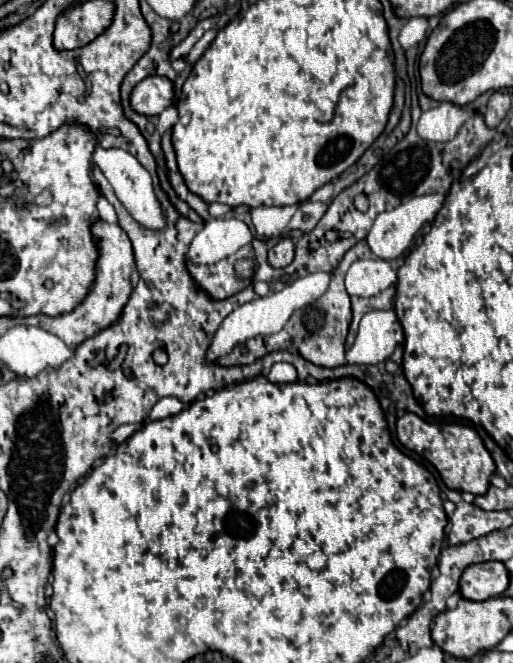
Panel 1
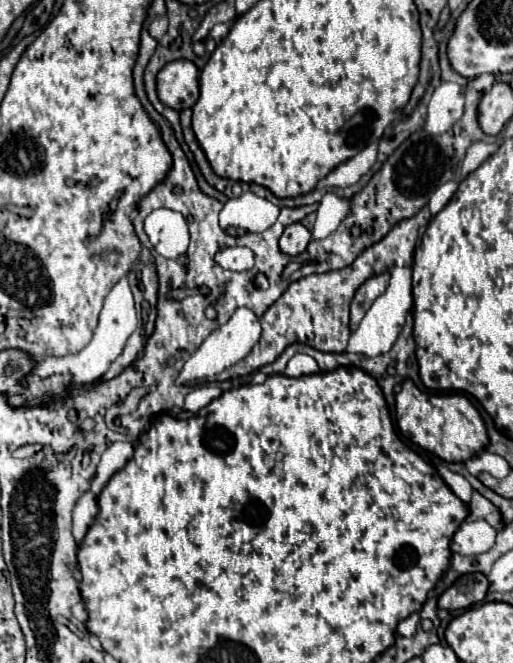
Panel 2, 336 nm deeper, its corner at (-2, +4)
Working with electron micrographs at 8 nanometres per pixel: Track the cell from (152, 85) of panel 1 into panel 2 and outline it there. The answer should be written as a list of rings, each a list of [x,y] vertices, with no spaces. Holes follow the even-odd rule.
[[[175,60],[157,76],[159,100],[175,110],[187,102],[193,106],[199,98],[199,70],[191,60]]]

